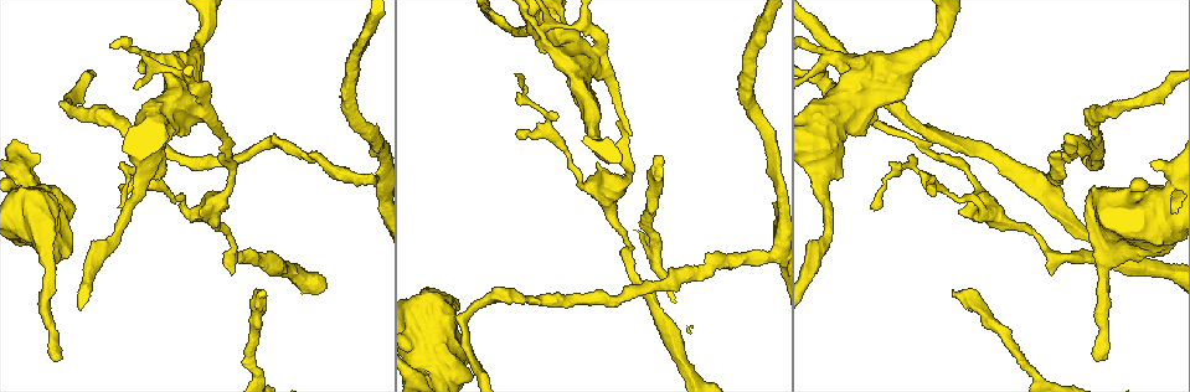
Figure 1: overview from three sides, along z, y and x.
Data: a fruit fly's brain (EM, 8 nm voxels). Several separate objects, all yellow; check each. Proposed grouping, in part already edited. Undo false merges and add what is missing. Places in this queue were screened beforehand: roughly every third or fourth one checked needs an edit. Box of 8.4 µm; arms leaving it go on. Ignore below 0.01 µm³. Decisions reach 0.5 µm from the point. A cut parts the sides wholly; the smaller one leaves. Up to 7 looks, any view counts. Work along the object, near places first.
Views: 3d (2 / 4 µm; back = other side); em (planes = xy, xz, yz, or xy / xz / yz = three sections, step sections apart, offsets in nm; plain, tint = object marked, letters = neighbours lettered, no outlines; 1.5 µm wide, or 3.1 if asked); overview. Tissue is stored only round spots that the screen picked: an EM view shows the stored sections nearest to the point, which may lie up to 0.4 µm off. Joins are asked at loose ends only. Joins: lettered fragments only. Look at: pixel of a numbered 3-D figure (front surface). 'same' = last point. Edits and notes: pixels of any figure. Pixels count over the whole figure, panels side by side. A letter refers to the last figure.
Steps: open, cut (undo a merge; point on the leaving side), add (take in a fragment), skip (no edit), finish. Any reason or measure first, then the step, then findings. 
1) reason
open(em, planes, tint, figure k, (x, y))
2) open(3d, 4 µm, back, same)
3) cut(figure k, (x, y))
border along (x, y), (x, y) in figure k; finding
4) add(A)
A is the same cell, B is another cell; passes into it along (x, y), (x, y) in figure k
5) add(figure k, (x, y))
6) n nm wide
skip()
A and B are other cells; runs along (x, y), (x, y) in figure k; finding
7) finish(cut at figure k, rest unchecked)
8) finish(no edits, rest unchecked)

arms part here
open(3d, 4 µm, figure 1, (542, 34))

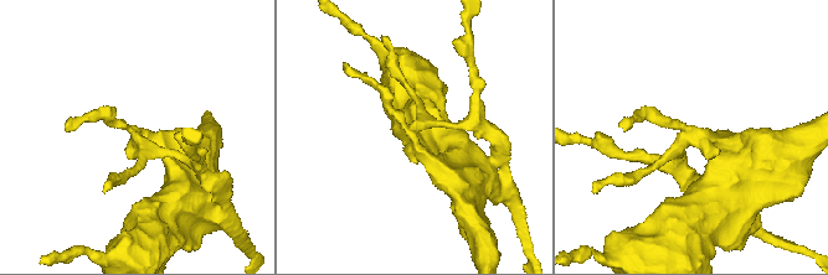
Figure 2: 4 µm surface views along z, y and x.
3 arms; now the EM
open(em, planes, plain, figure 2, (414, 137))

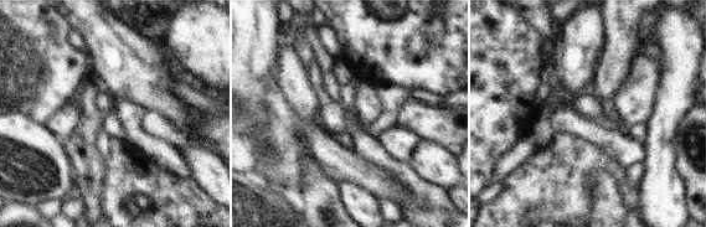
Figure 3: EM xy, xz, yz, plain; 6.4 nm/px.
what lies round it
open(em, planes, letters, same)

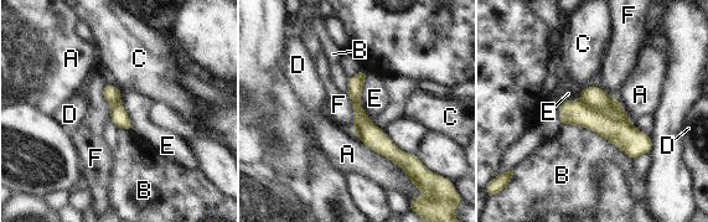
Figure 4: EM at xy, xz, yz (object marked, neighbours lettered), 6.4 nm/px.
120 nm wide
cut(figure 4, (620, 132))
A, B, C, D, E and F are other cells; the part that leaves runs along (563, 104), (647, 149) in figure 4; two cells meet here

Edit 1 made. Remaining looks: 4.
thin end
open(em, planes, tint, figure 1, (659, 155))

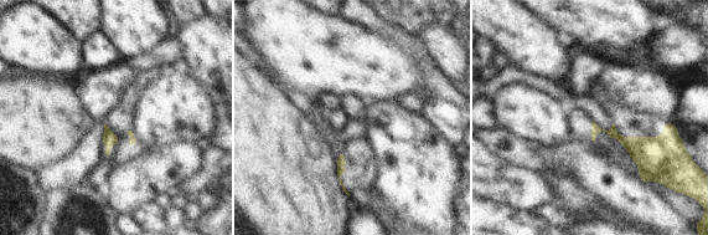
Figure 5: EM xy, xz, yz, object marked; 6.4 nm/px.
see the neighbours
open(em, planes, letters, same)

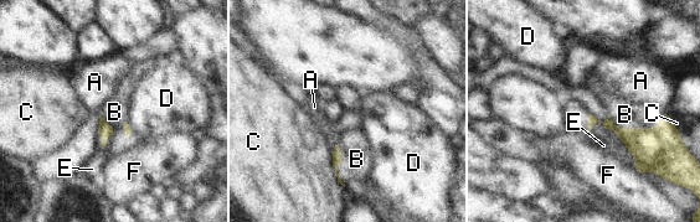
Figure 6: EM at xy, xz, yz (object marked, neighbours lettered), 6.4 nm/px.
add(B)
B is the same cell, A, C, D, E and F are other cells; passes into it along (660, 150), (633, 128), (624, 114) in figure 6; the cell continues

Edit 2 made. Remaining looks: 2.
end of a long branch
open(em, xz, step 4, tint, figure 1, (1094, 357))

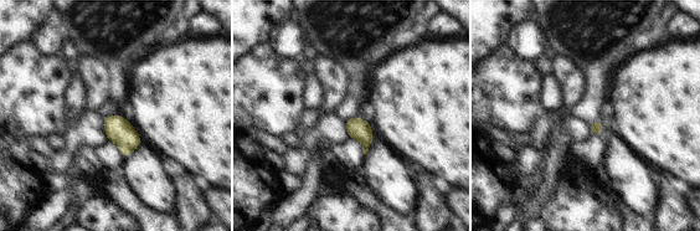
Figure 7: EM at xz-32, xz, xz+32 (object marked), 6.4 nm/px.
open(em, planes, letters, same)

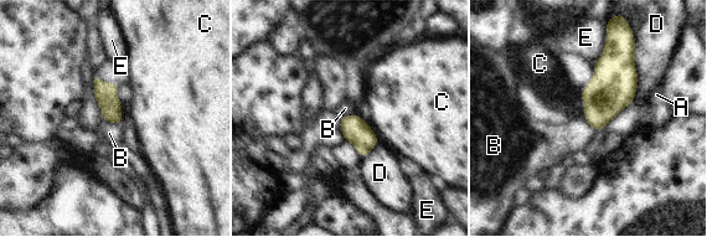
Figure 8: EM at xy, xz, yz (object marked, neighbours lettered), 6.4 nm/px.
skip()
A, B, C, D and E are other cells; border along (102, 118), (120, 127) in figure 8; none of them fits

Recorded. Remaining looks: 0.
finish(cut at figure 4, add at figure 6, rest unchecked)

